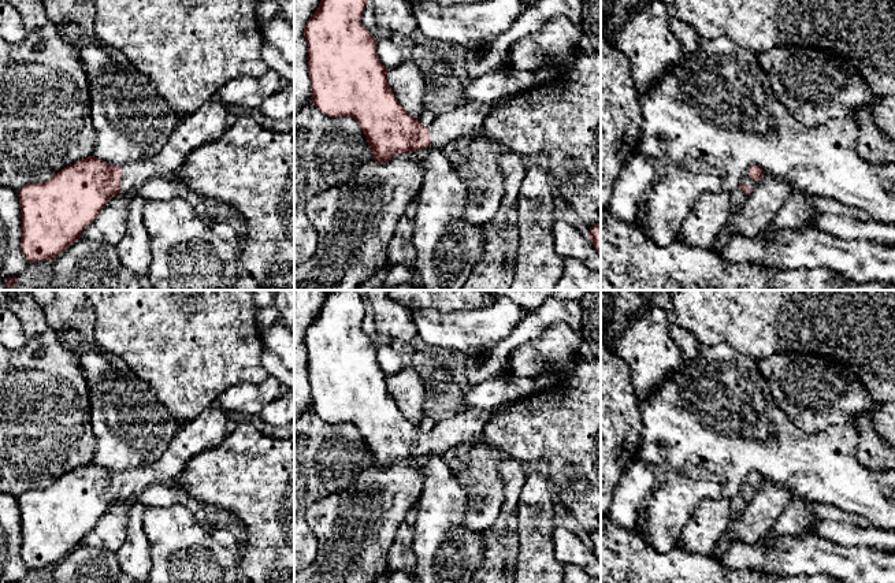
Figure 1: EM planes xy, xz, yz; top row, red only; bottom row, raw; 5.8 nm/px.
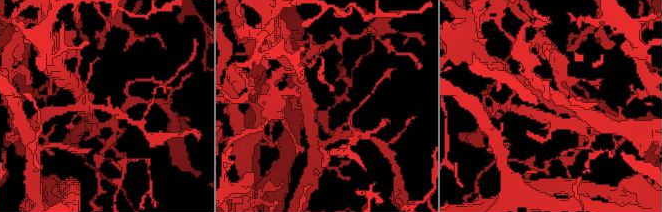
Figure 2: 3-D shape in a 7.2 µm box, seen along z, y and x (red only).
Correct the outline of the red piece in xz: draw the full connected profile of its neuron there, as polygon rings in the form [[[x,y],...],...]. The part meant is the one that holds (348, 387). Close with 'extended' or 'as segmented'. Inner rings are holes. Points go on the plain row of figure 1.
[[[356,290],[328,292],[315,320],[309,324],[304,335],[308,350],[308,375],[312,389],[312,411],[330,424],[354,424],[372,457],[375,469],[386,469],[390,465],[435,453],[450,453],[460,448],[474,446],[484,441],[483,430],[491,416],[500,412],[506,404],[493,409],[465,408],[454,411],[441,419],[431,432],[423,432],[419,426],[411,423],[398,409],[393,400],[387,379],[389,376],[379,368],[376,360],[376,346],[361,330],[361,323],[368,311],[365,298]]]; extended

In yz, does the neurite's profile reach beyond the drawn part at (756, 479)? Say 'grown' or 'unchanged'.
grown

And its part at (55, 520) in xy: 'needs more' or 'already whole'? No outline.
needs more

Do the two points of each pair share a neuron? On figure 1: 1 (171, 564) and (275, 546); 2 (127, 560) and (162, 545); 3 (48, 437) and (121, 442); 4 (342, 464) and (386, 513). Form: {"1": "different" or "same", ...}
{"1": "different", "2": "different", "3": "different", "4": "different"}

